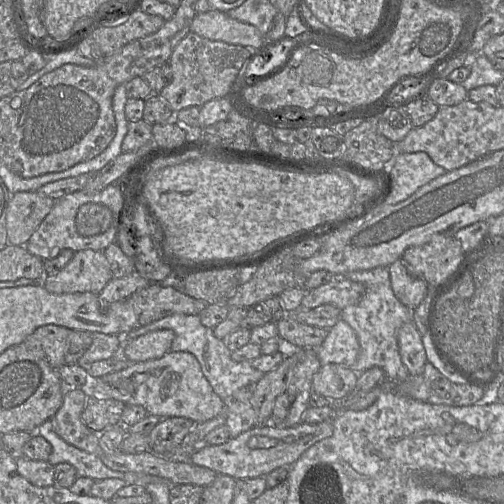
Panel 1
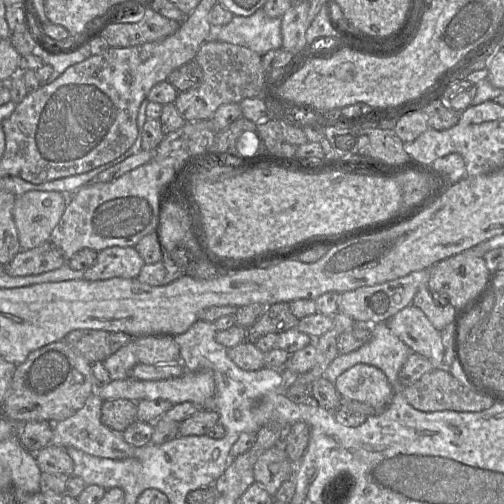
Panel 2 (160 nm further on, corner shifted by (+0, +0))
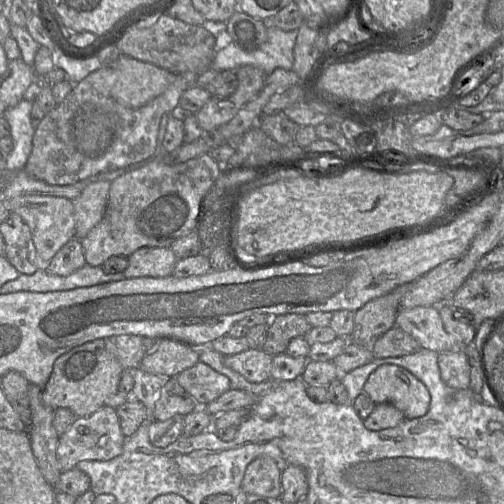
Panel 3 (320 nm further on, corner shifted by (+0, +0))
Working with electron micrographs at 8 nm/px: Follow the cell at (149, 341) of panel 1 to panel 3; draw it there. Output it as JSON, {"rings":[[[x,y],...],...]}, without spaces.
{"rings":[[[157,339],[140,368],[147,373],[174,378],[199,361],[199,349],[183,341]]]}

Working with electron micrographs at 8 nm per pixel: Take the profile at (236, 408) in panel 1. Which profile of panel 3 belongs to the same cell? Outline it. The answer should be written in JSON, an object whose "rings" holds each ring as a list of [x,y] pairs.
{"rings":[[[261,456],[247,467],[241,489],[248,495],[281,496],[281,475],[287,464],[281,459]]]}

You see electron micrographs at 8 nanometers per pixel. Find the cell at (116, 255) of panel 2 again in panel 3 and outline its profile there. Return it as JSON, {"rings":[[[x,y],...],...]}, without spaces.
{"rings":[[[170,248],[137,249],[127,257],[128,266],[122,272],[126,279],[171,276],[178,259]]]}

